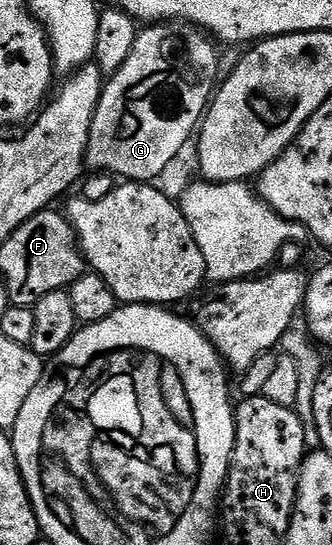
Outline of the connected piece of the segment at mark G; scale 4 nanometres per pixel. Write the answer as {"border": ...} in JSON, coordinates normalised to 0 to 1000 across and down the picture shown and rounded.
{"border":[[[494,40],[488,44],[461,44],[434,50],[422,57],[413,77],[401,77],[401,92],[389,99],[389,106],[377,106],[377,114],[364,121],[364,128],[352,128],[346,138],[319,149],[310,171],[298,182],[292,202],[280,209],[280,224],[268,239],[268,261],[262,262],[262,297],[259,306],[277,317],[322,316],[349,327],[367,327],[383,334],[455,334],[473,319],[485,317],[500,303],[524,288],[530,288],[533,275],[545,273],[557,257],[593,242],[605,222],[630,196],[630,185],[639,182],[642,171],[651,167],[654,152],[654,117],[660,95],[654,94],[654,81],[627,61],[614,59],[608,51],[566,44],[560,40]]]}

